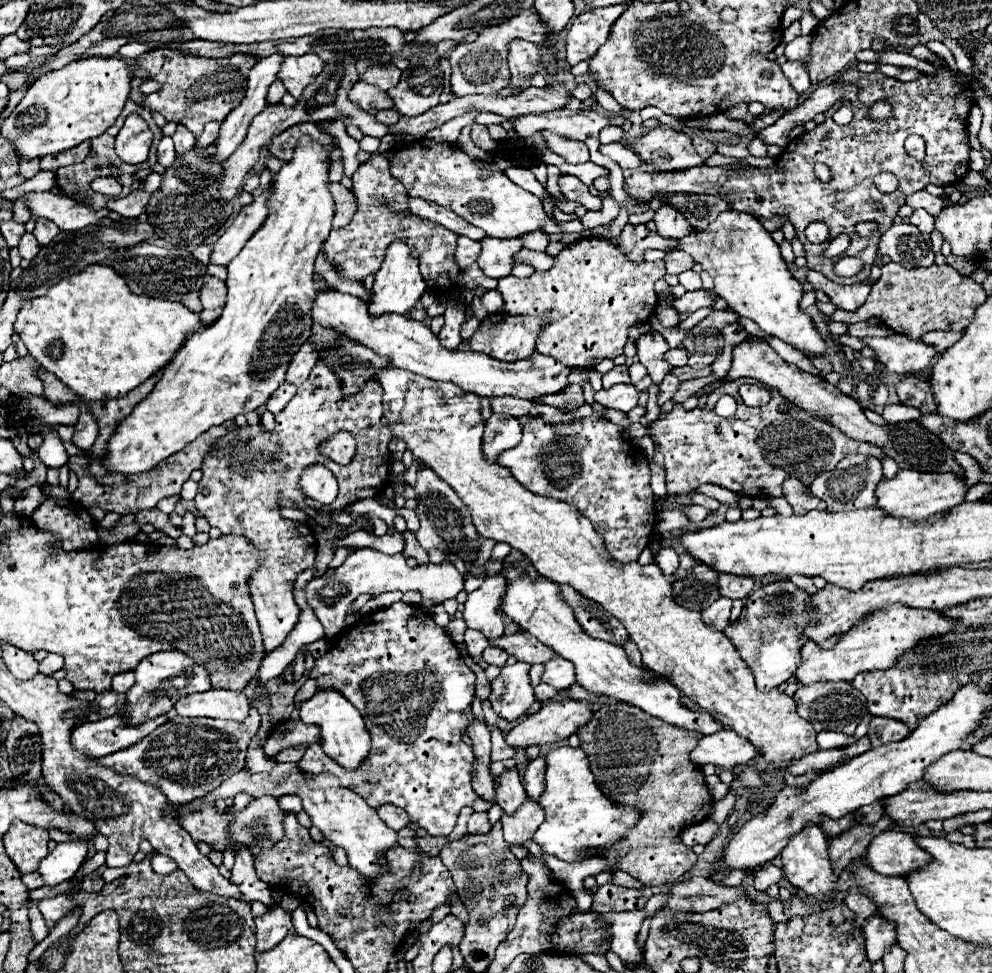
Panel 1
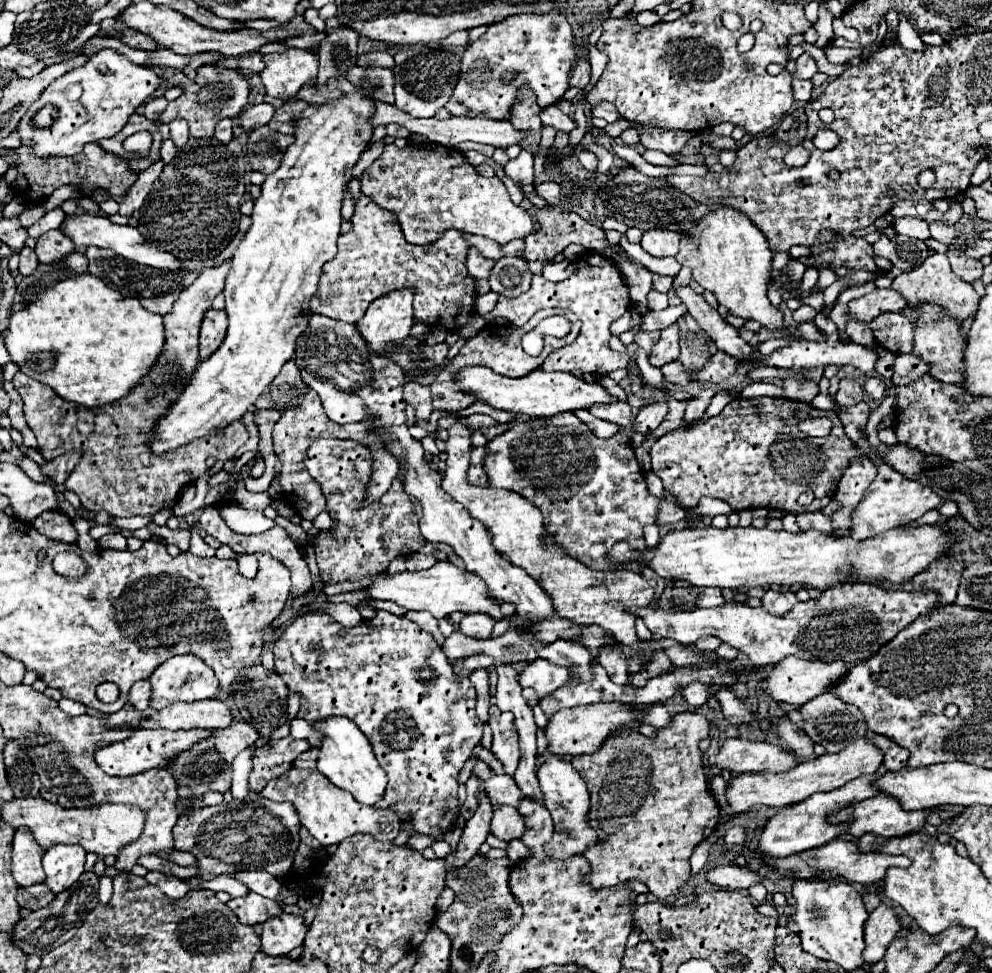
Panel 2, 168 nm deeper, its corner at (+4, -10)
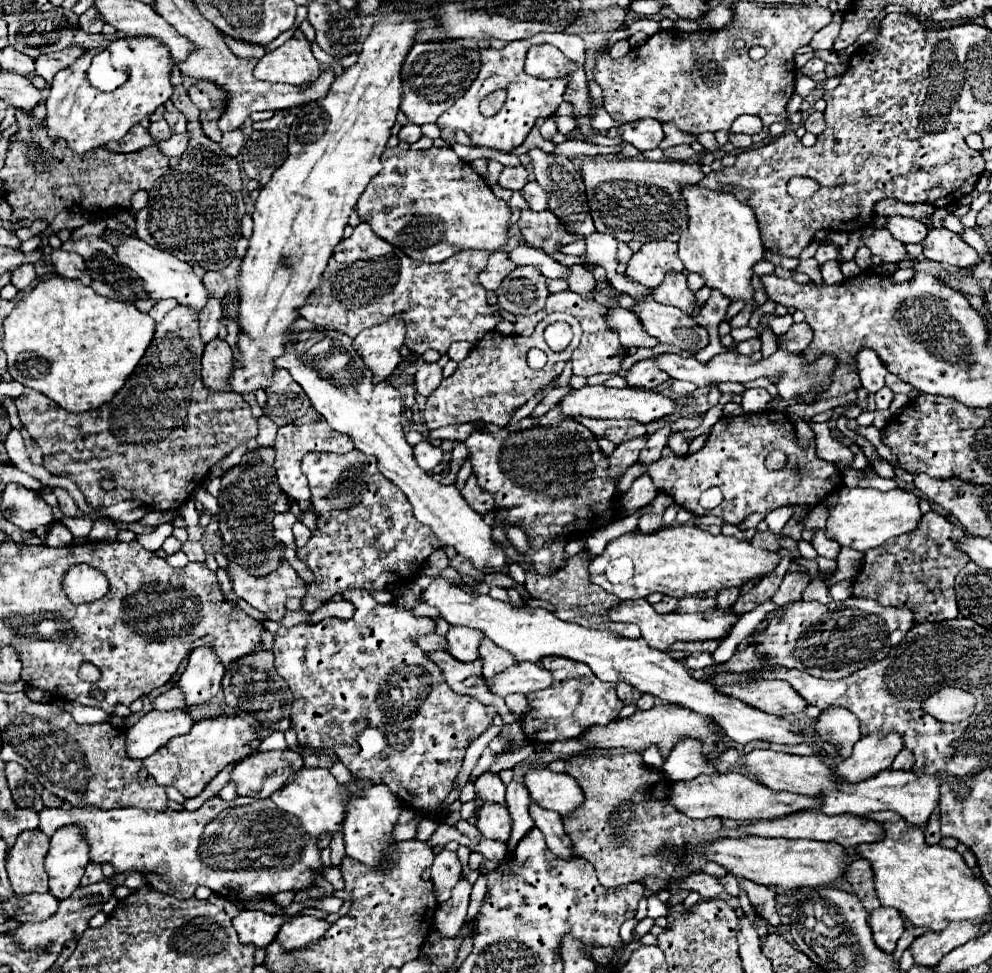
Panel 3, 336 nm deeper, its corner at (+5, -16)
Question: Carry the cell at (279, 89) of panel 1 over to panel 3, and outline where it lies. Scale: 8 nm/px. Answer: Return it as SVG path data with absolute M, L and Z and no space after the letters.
M243 130L225 132L225 134L223 134L223 140L221 140L219 146L223 148L223 152L225 152L227 156L237 156L239 150L241 150L241 146L243 146L243 138L245 138Z

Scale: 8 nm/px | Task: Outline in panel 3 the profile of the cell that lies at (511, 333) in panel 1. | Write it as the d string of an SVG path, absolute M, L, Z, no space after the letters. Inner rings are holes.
M562 312L547 314L545 320L537 324L531 336L517 336L517 334L505 336L499 332L485 334L485 338L479 340L475 348L469 352L469 356L459 362L455 374L441 380L437 392L433 392L427 398L427 406L423 412L427 428L435 430L441 426L465 424L465 422L491 422L497 426L507 426L517 408L527 404L539 390L547 388L561 376L563 366L571 358L571 352L579 346L579 340L581 340L579 322L573 316ZM553 322L567 322L573 328L573 340L561 352L553 352L543 338L543 330ZM533 346L545 350L549 358L543 370L531 370L527 366L527 352Z

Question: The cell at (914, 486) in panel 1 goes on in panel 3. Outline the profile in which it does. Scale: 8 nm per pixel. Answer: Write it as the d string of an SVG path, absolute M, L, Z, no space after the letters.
M843 488L839 492L839 500L829 508L829 518L825 524L825 534L839 542L841 546L855 548L859 552L867 552L869 548L881 546L885 540L907 534L919 526L921 520L919 498L907 490L891 490L879 492L873 488Z

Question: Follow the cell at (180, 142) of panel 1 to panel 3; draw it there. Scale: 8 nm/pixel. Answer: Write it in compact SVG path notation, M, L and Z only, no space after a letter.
M171 102L165 104L165 120L167 120L167 124L171 126L171 130L175 134L183 134L185 132L185 116Z

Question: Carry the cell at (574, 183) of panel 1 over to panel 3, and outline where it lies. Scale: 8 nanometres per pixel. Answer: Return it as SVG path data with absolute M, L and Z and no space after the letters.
M527 182L521 190L523 198L527 200L529 208L535 212L541 212L547 208L547 194L541 190L541 186L537 182Z

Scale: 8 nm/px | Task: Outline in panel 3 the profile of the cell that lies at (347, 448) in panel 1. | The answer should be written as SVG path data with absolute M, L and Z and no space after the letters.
M311 452L303 458L303 474L309 480L311 488L311 502L313 512L317 516L317 526L311 530L311 540L297 550L297 558L313 572L315 580L309 582L309 588L305 596L301 598L303 612L313 612L325 602L329 602L335 594L351 590L351 588L367 588L367 590L385 590L391 584L399 582L411 582L417 578L437 548L437 538L425 524L417 524L417 518L413 516L413 508L409 500L405 500L405 494L381 476L381 472L375 466L359 464L351 458L351 462L345 460L345 454L329 454L329 452Z

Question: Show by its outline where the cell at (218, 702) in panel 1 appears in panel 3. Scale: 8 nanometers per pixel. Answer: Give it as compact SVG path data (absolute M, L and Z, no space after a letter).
M183 710L147 712L137 724L127 730L129 756L145 758L157 748L163 748L171 738L183 736L193 726L193 718Z

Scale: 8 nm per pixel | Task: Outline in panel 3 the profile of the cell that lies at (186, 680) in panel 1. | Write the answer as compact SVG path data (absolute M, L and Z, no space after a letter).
M203 644L191 652L189 664L179 678L179 688L185 692L187 706L213 700L221 690L225 666L217 660L213 644Z

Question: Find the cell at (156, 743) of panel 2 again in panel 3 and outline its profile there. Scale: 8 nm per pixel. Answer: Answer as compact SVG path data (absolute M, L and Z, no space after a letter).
M223 712L219 716L197 720L185 736L171 740L153 756L147 756L143 764L161 786L175 786L185 798L195 798L223 768L251 756L259 742L261 738L255 726L235 714Z

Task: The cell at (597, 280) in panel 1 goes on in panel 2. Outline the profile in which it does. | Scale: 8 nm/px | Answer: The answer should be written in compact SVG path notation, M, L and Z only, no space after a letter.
M586 252L584 256L580 256L576 262L574 272L570 274L570 278L562 280L562 282L548 282L542 276L532 276L532 286L528 292L522 292L520 298L502 298L502 294L498 296L496 308L492 312L488 312L484 316L486 322L490 322L496 316L506 318L512 326L524 326L538 310L542 308L566 308L572 310L580 322L580 334L578 338L570 344L570 346L562 346L558 350L554 350L542 364L542 370L546 372L574 372L580 370L584 374L594 374L594 376L608 376L610 372L618 370L618 368L626 368L628 366L628 354L616 352L608 346L610 340L610 326L612 322L616 322L628 308L630 308L630 296L628 296L628 286L622 282L620 270L616 266L616 262L612 262L610 258L606 258L600 252Z

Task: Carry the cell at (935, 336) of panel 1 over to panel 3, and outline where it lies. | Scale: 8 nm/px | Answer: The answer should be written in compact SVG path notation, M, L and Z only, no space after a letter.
M887 374L887 386L889 386L895 394L899 394L899 392L909 394L909 392L913 390L913 386L911 386L911 384L905 384L903 380L899 380L899 378L897 378L897 376L893 376L893 374Z

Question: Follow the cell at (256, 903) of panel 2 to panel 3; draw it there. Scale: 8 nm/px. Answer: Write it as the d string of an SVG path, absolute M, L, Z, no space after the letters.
M243 910L237 918L233 918L233 926L239 934L241 944L253 944L255 948L267 948L275 940L285 920L287 918L283 916L271 916L261 910Z

